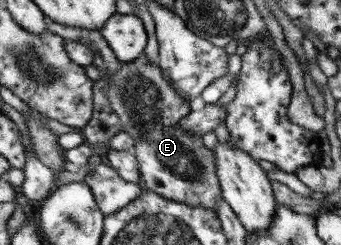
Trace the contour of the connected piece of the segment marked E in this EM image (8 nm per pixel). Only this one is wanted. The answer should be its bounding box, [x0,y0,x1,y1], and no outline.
[86,54,221,212]

